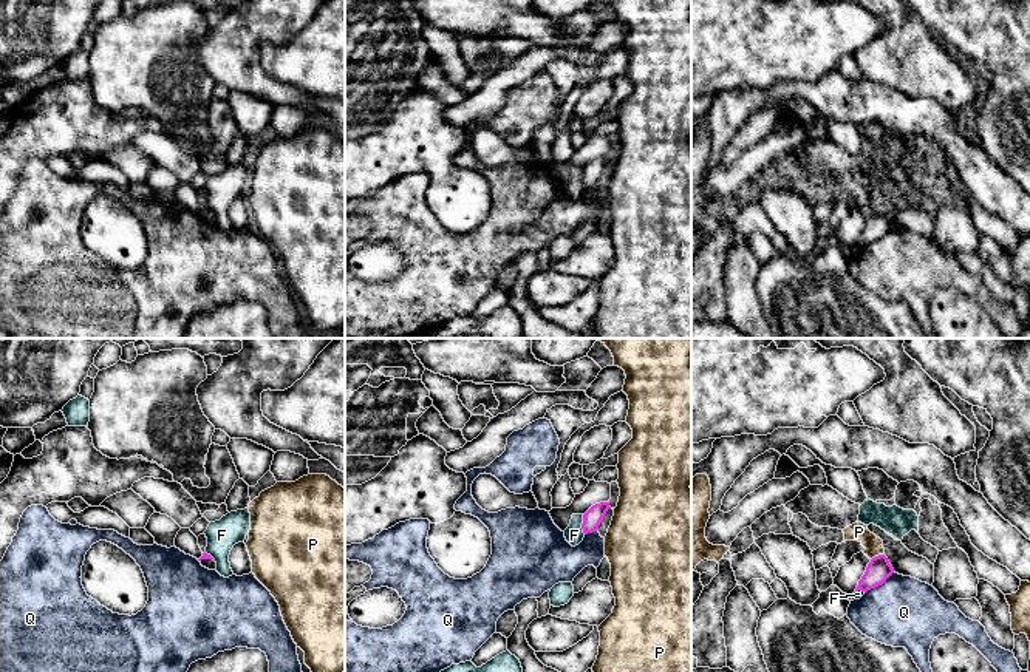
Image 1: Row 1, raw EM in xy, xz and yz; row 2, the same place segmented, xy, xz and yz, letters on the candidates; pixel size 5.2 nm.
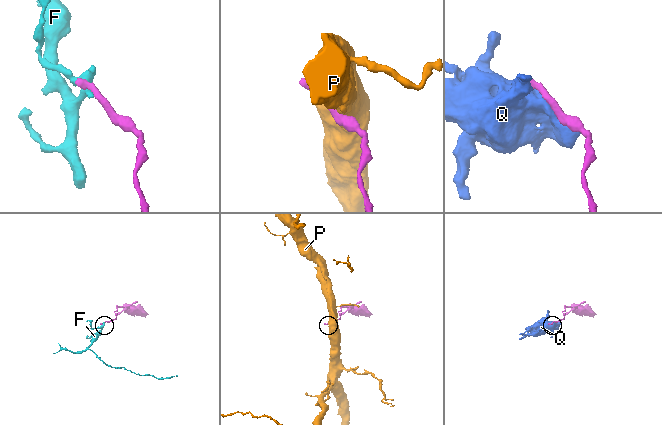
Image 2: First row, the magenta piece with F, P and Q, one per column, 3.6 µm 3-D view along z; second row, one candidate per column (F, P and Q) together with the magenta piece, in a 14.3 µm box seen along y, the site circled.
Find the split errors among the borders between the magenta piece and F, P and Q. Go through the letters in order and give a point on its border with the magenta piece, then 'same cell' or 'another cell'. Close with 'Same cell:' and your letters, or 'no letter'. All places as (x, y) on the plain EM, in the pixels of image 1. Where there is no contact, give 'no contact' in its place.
F: meets magenta in xz at (582, 178); another cell
P: meets magenta in yz at (879, 209); another cell
Q: meets magenta in yz at (879, 238); another cell
Same cell: no letter

